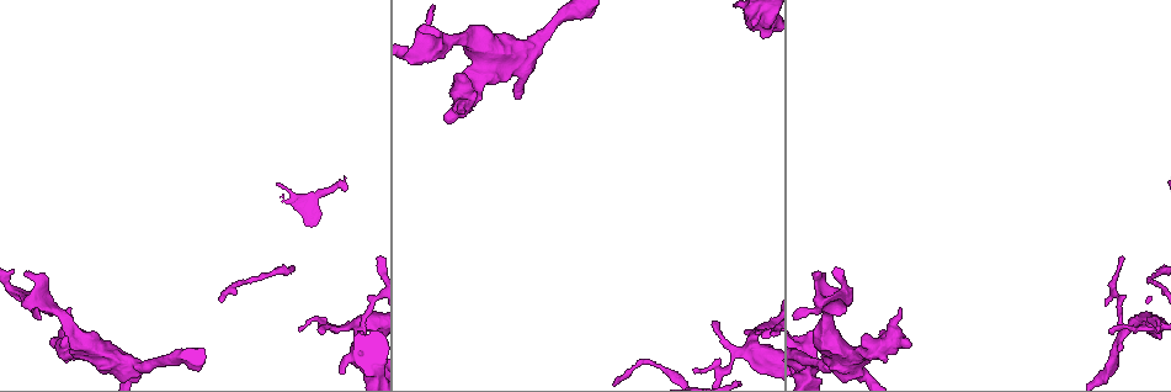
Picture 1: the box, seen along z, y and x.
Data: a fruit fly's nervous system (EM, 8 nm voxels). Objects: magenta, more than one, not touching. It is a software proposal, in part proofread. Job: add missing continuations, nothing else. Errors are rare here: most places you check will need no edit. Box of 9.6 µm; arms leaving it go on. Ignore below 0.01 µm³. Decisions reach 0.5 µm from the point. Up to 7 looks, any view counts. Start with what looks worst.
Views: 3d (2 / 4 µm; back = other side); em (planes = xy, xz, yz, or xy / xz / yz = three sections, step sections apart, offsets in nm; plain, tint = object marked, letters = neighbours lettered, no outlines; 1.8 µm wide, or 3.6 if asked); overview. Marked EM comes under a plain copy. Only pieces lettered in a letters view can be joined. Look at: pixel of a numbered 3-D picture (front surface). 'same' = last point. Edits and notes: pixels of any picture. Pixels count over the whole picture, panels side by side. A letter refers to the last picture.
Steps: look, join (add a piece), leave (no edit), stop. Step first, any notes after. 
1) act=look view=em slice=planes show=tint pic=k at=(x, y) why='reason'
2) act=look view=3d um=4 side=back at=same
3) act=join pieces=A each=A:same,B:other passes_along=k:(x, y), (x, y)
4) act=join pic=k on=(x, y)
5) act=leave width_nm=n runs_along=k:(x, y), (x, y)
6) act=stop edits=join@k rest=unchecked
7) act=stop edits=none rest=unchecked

act=look view=3d um=4 pic=1 at=(119, 362) why='thick turns thin'

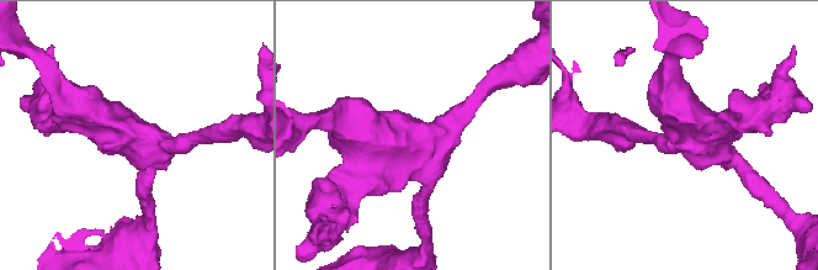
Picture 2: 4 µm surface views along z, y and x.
act=look view=em slice=planes show=letters pic=2 at=(408, 135)

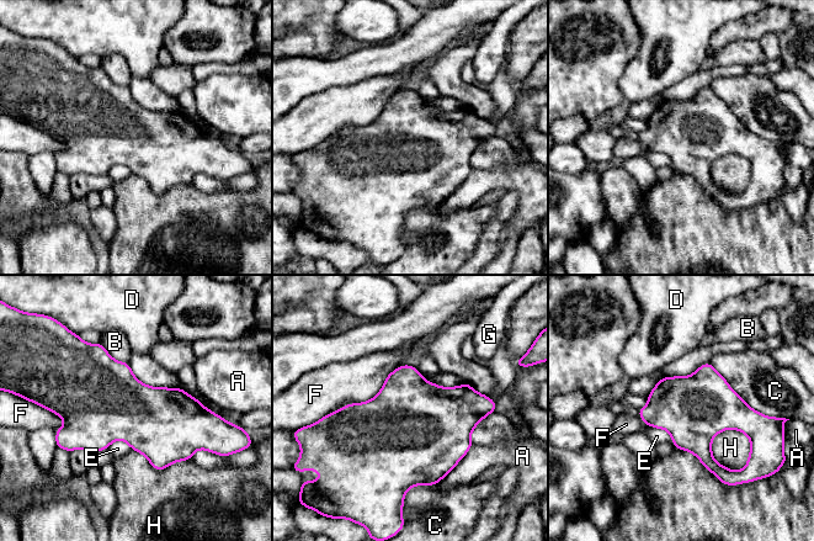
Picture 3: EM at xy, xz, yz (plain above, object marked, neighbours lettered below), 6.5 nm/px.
act=leave each=A:other,B:other,C:other,D:other,E:other,F:other,G:other,H:other border=3:(648, 425), (663, 428), (672, 443) found='no lettered piece goes on from it'

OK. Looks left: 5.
act=look view=em slice=planes show=letters pic=1 at=(417, 30) why='an open end'

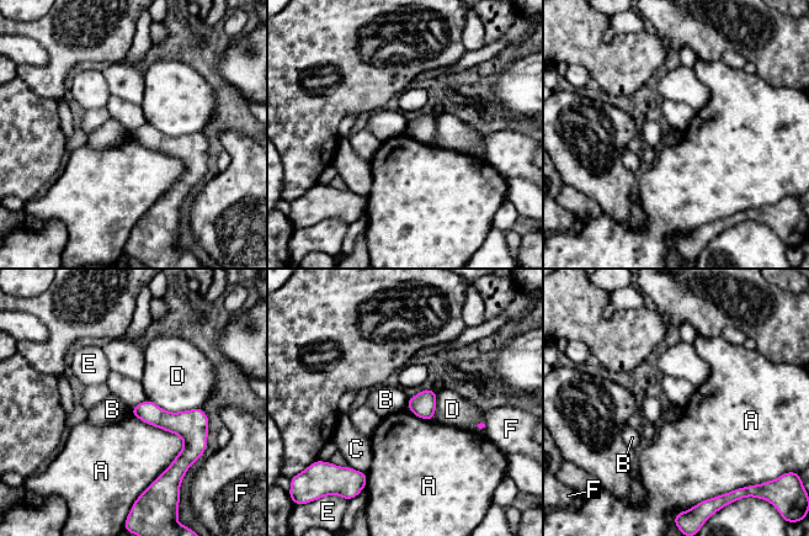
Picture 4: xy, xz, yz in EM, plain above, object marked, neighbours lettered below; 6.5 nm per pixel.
act=leave longest_contact=A:550nm each=A:other,B:other,C:other,D:other,E:other,F:other border=4:(409, 397), (406, 403) found='none of them fits'

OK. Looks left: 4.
act=look view=em um=3.6 slice=yz step=8 show=tint pic=1 at=(1137, 322) why='looks like a crossing'

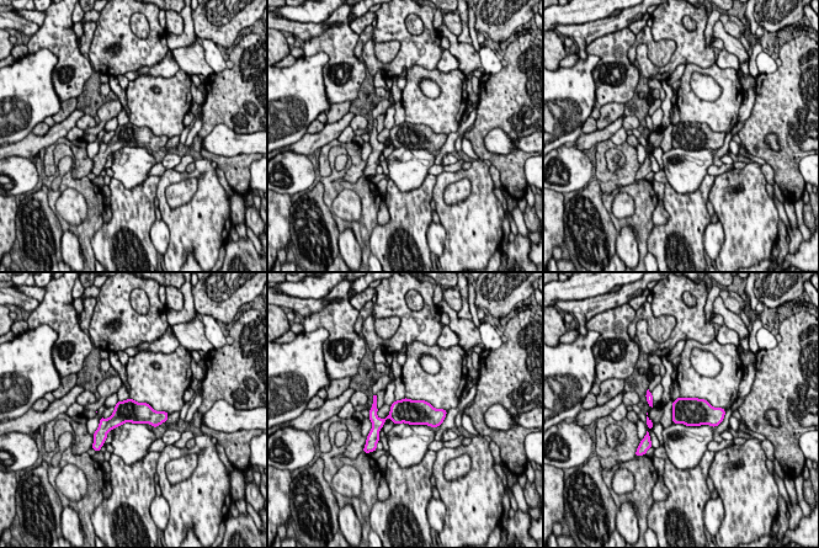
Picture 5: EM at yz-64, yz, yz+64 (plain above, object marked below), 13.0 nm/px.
act=look view=em um=3.6 slice=planes show=letters at=same

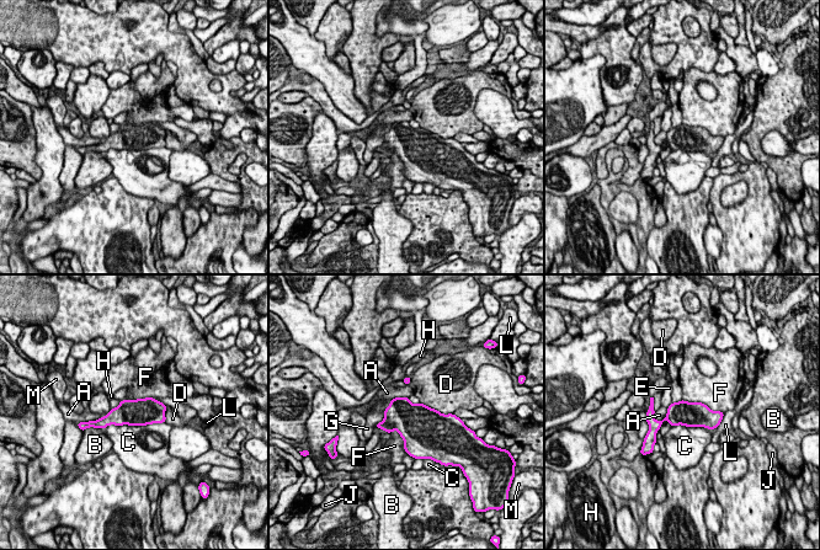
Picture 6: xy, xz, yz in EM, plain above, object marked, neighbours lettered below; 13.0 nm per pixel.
act=leave each=A:other,B:other,C:other,D:other,E:other,F:other,G:other,H:other,J:other,L:other,M:other runs_along=6:(649, 415), (655, 422), (717, 420) found='none of them fits'

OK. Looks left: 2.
act=stop edits=none rest=unchecked

